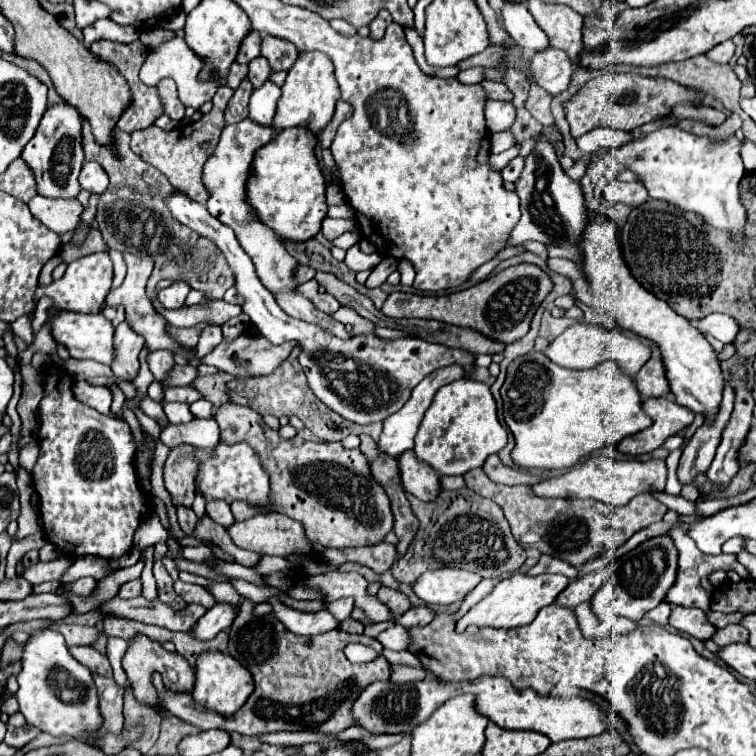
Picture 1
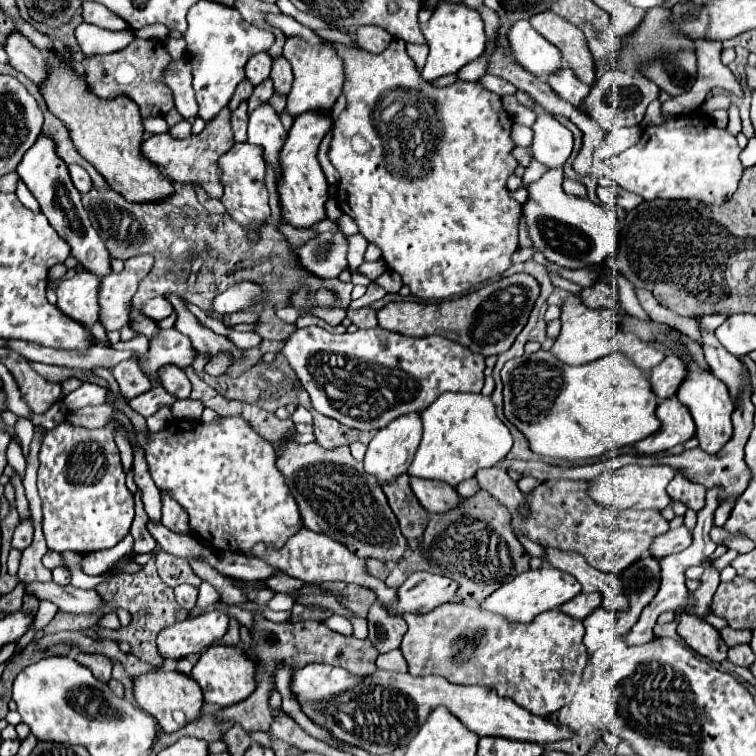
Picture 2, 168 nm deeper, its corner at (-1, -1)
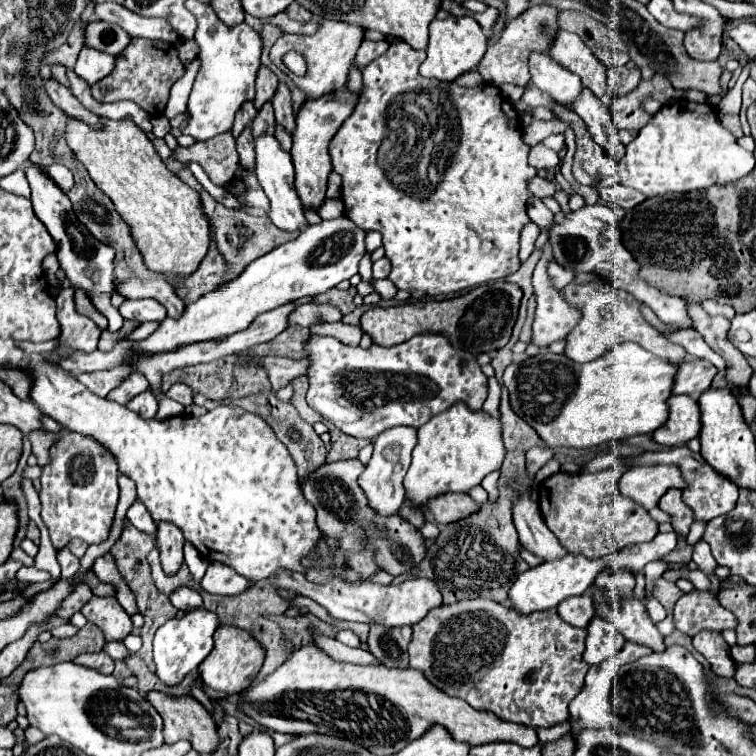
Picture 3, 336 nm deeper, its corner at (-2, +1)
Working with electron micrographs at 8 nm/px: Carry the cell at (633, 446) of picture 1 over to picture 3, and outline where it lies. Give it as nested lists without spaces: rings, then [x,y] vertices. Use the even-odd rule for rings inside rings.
[[[672,395],[668,399],[670,417],[654,433],[654,441],[664,447],[684,445],[700,433],[700,407],[698,399],[692,395]]]

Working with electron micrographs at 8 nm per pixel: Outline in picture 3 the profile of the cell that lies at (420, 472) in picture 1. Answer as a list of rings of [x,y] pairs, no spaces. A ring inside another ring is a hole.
[[[448,493],[432,499],[432,503],[428,503],[428,511],[438,525],[448,525],[474,515],[480,511],[480,505],[466,493]]]

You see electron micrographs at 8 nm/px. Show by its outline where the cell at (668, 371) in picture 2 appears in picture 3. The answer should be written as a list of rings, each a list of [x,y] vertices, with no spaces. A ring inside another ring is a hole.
[[[694,359],[694,361],[686,361],[678,365],[678,373],[676,373],[676,383],[674,383],[674,393],[686,393],[686,395],[694,395],[698,397],[700,393],[704,393],[714,375],[718,373],[718,369],[704,361],[704,359]]]

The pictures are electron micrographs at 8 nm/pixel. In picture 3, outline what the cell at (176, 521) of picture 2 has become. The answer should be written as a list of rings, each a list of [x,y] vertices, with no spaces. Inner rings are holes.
[[[160,523],[156,531],[156,539],[158,539],[160,563],[162,563],[164,573],[176,575],[184,563],[184,555],[182,555],[184,537],[180,535],[180,529],[172,527],[170,523]]]

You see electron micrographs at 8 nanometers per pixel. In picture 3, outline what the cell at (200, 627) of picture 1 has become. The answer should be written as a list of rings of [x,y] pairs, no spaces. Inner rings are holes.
[[[206,609],[188,611],[182,619],[166,621],[154,635],[154,661],[156,661],[156,675],[168,687],[178,685],[188,673],[198,669],[198,665],[210,655],[214,649],[212,635],[218,627],[216,615]]]

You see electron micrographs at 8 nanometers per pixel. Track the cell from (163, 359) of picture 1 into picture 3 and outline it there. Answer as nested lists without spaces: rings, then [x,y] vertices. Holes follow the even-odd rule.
[[[176,383],[170,387],[170,391],[166,393],[166,397],[182,403],[182,405],[192,405],[192,389],[184,383]]]

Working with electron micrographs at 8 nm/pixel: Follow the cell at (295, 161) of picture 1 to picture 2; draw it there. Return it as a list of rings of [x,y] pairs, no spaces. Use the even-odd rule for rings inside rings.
[[[303,113],[295,117],[293,127],[285,139],[283,149],[279,151],[279,167],[281,167],[281,177],[277,179],[277,191],[279,191],[279,207],[281,207],[281,217],[293,227],[307,229],[327,217],[325,211],[325,201],[327,201],[327,179],[325,173],[317,161],[317,149],[323,139],[323,135],[331,127],[331,117],[325,113]]]

